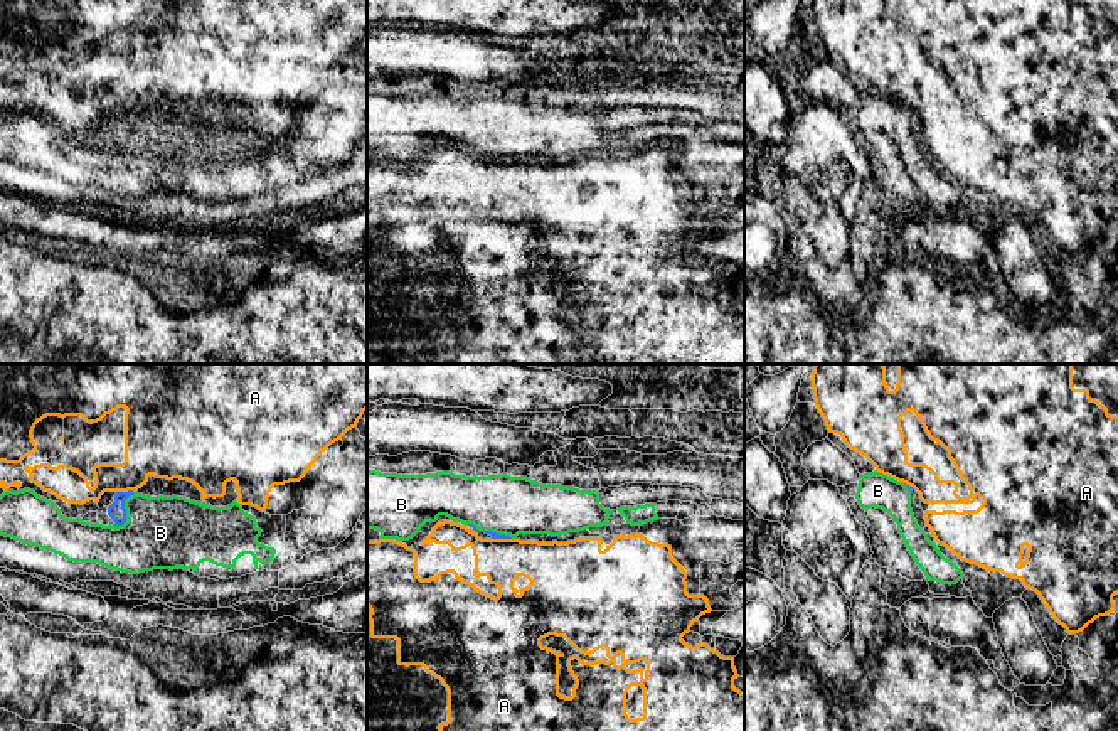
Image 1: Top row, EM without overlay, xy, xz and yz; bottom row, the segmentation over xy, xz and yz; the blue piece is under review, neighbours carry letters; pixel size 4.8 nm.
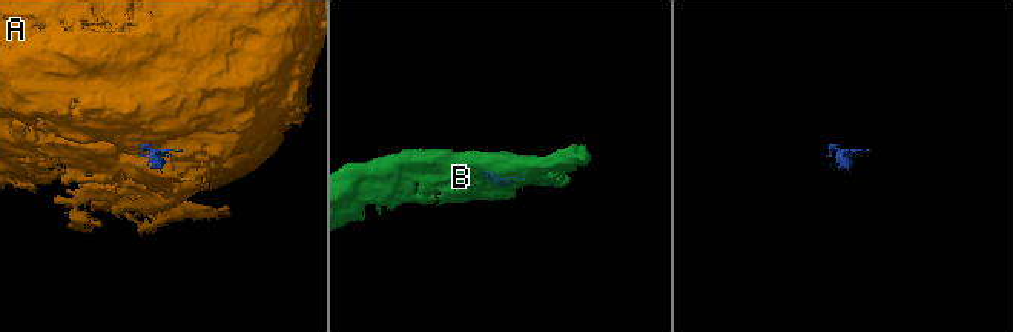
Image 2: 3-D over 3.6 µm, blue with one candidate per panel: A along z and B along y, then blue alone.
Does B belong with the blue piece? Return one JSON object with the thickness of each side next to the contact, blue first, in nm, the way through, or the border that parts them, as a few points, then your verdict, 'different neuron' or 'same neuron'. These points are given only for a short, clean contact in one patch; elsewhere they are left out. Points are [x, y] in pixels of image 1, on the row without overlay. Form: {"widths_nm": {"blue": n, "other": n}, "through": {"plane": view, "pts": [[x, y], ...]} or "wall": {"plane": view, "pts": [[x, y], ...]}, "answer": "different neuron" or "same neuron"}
{"widths_nm": {"blue": 90, "other": 360}, "through": {"plane": "xy", "pts": [[117, 133], [125, 133], [150, 154], [160, 155]]}, "answer": "same neuron"}

